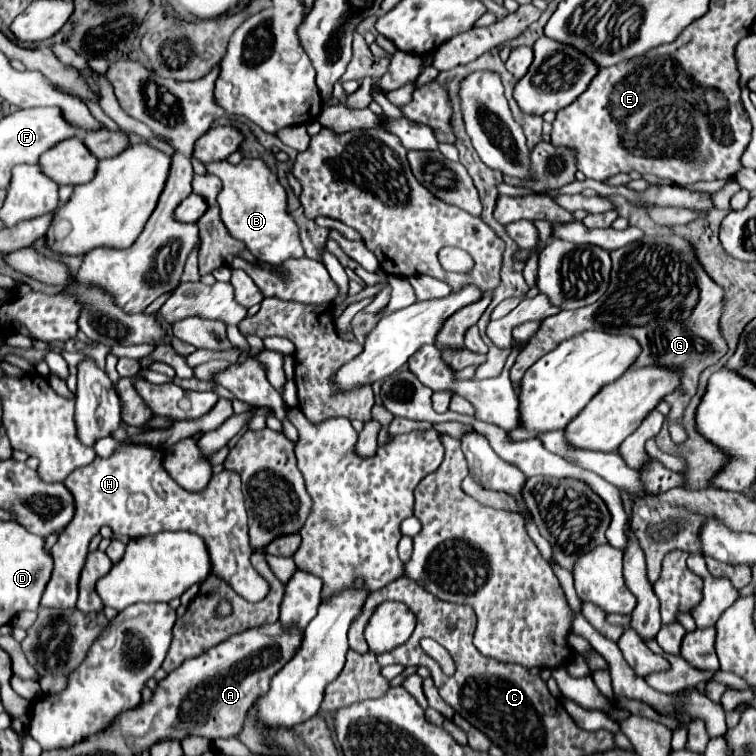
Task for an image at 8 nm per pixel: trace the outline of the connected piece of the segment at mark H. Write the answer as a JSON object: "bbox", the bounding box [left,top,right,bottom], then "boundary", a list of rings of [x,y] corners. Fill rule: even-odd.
{"bbox":[42,440,266,608],"boundary":[[[124,440],[112,456],[100,458],[94,462],[76,468],[66,480],[64,486],[74,496],[74,518],[60,532],[58,542],[50,548],[54,560],[52,576],[42,594],[42,606],[48,608],[74,608],[78,598],[78,576],[88,554],[88,542],[100,532],[102,526],[110,526],[116,536],[140,538],[148,534],[158,534],[164,530],[176,532],[196,532],[210,554],[210,564],[214,576],[230,584],[242,598],[250,602],[262,600],[266,594],[266,582],[250,564],[254,548],[248,536],[248,514],[244,506],[244,494],[238,472],[222,470],[212,476],[210,484],[202,492],[188,492],[176,484],[176,480],[164,468],[164,452],[160,448],[146,446],[144,442]],[[142,494],[148,498],[146,510],[132,510],[130,496]]]}

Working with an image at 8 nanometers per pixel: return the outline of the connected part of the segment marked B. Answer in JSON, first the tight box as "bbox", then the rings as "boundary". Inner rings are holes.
{"bbox":[206,158,304,266],"boundary":[[[244,158],[236,166],[224,160],[208,164],[206,168],[224,184],[222,192],[218,194],[218,206],[228,232],[234,238],[242,240],[258,260],[278,266],[288,258],[304,257],[298,227],[292,216],[286,212],[286,190],[262,160]]]}

